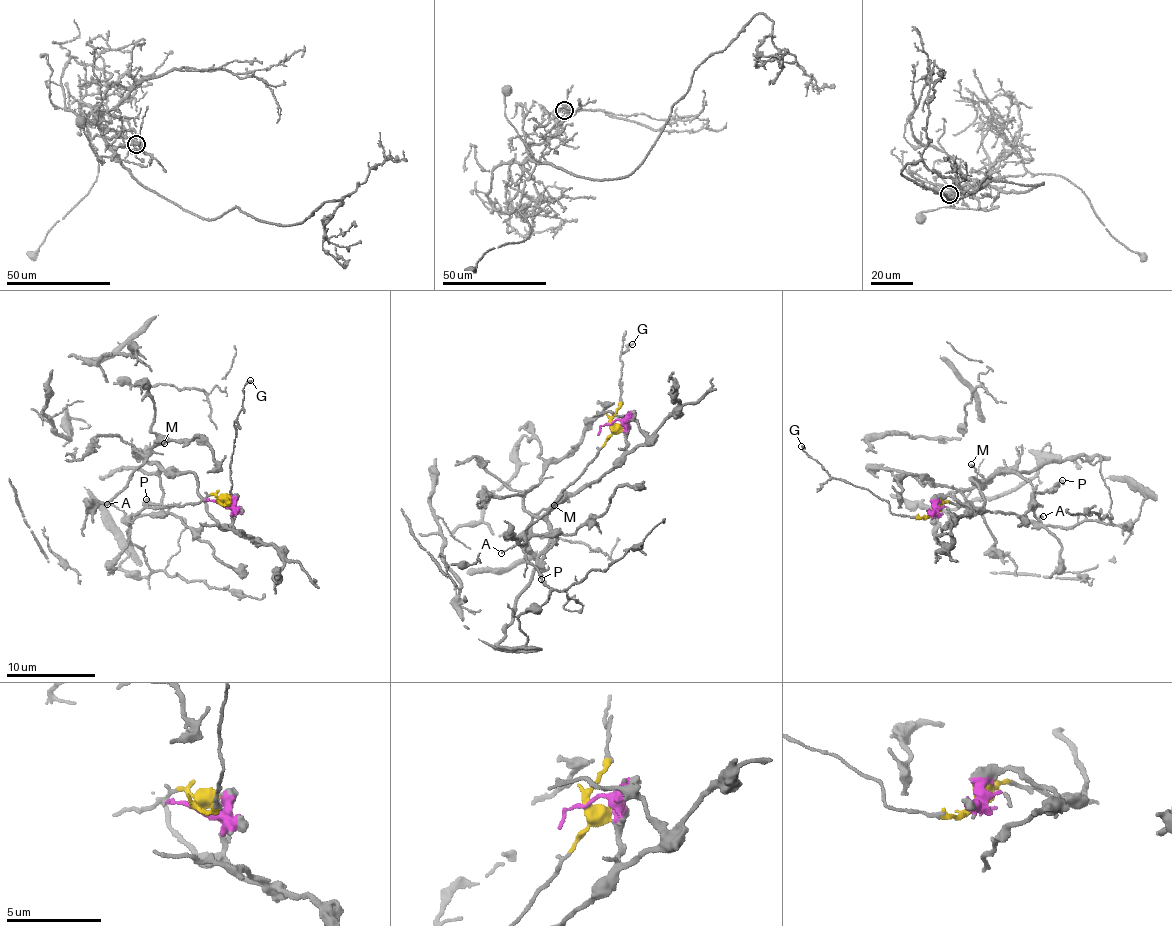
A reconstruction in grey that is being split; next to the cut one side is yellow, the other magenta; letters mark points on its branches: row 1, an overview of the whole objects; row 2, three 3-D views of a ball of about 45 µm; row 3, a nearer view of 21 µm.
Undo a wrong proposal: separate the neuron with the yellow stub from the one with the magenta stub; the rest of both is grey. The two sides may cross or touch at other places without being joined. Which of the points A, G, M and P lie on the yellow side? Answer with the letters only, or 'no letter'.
A, G

